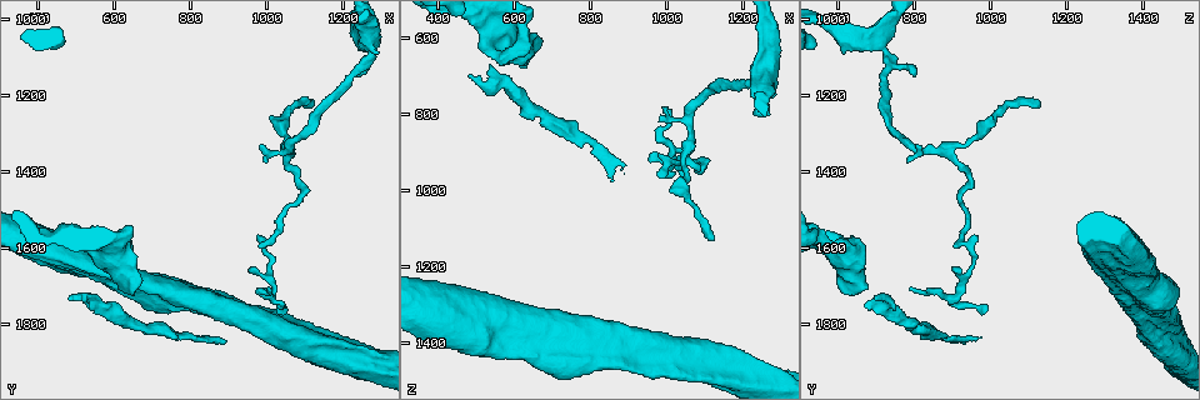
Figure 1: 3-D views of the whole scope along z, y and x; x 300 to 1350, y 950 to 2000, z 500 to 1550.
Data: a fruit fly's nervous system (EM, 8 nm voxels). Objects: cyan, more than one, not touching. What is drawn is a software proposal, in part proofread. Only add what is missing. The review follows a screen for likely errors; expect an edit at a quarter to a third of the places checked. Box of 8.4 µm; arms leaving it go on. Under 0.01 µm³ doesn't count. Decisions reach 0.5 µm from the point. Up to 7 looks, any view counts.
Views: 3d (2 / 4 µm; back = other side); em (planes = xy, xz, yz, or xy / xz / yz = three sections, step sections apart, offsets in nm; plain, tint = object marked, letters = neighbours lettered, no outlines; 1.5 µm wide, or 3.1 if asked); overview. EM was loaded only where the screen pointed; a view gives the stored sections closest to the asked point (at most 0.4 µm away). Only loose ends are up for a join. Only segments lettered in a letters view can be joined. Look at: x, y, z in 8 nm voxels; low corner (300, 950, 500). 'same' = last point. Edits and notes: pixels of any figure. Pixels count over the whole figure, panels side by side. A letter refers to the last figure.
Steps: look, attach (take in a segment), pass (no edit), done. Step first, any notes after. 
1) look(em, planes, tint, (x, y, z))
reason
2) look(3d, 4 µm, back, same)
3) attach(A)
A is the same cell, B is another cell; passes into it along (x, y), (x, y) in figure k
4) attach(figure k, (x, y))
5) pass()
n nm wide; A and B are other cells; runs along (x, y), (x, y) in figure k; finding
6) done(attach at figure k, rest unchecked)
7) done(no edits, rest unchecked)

look(em, planes, tint, (845, 1845, 970))
end of a long branch

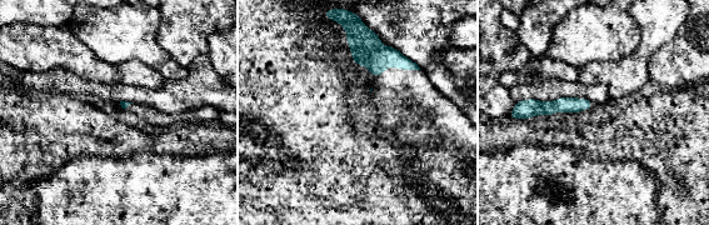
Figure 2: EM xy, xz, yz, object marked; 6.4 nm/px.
look(em, planes, letters, same)

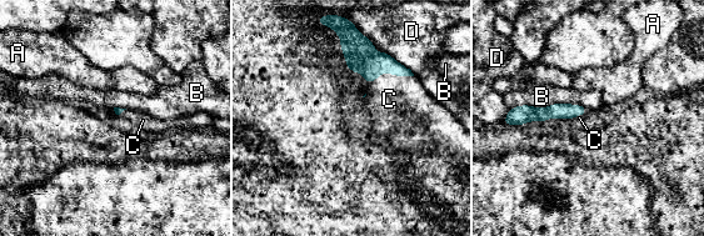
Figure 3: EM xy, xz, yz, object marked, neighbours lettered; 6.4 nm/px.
attach(C)
C is the same cell, A, B and D are other cells; passes into it along (360, 55), (390, 73), (389, 99) in figure 3; it goes on there

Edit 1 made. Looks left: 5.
look(3d, 2 µm, back, (645, 1725, 660))

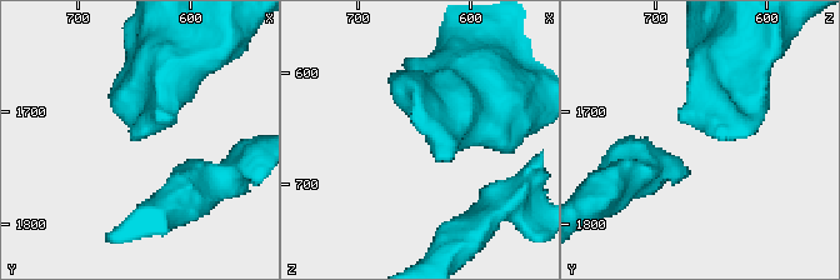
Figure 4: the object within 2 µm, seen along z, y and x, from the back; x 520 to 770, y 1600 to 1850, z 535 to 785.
look(em, planes, letters, (644, 1722, 652))

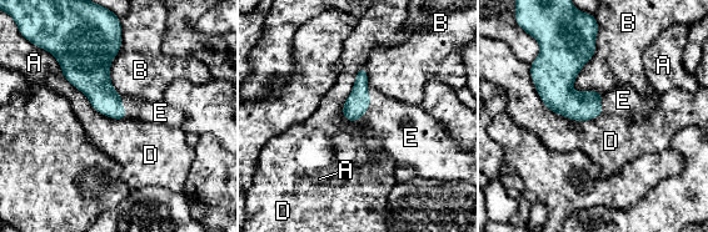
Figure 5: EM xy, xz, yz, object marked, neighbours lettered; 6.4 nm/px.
attach(E)
E is the same cell, A, B and D are other cells; passes into it along (357, 104), (369, 102), (399, 126) in figure 5; it goes on there

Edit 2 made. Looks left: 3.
look(overview)
see it whole again

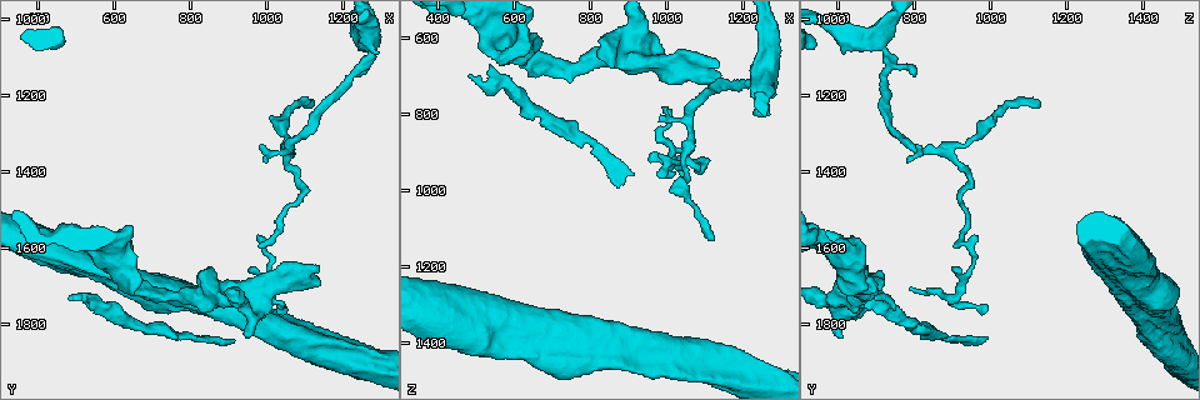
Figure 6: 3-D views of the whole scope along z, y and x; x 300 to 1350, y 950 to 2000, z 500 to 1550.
look(em, xy, step 4, letters, (1130, 1215, 1125))

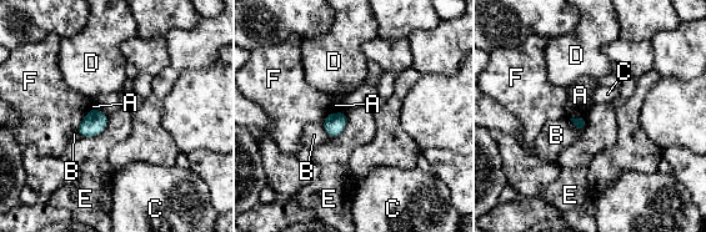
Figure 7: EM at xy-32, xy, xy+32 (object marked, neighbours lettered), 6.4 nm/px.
pass()
A, B, C, D, E and F are other cells; border along (108, 115), (99, 134), (83, 137) in figure 7; no lettered segment goes on from it

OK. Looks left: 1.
done(attach at figure 3, attach at figure 5, rest unchecked)

